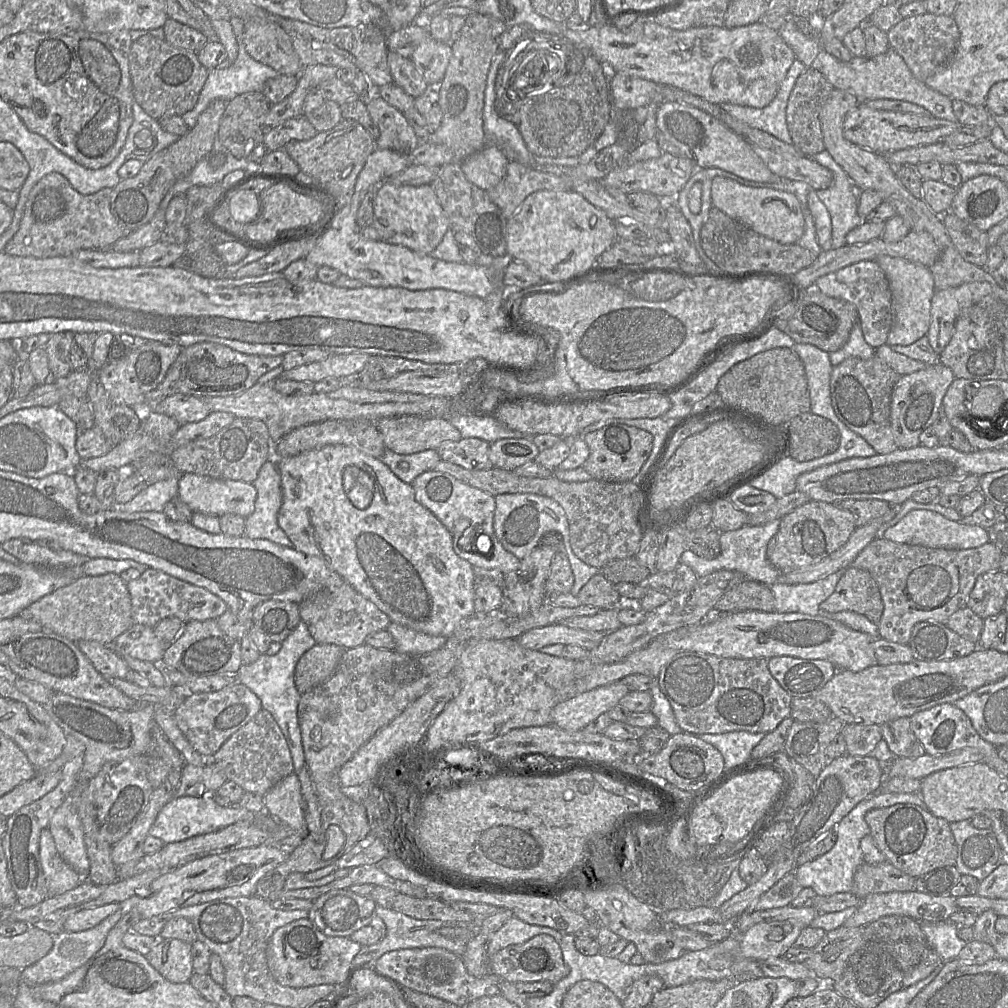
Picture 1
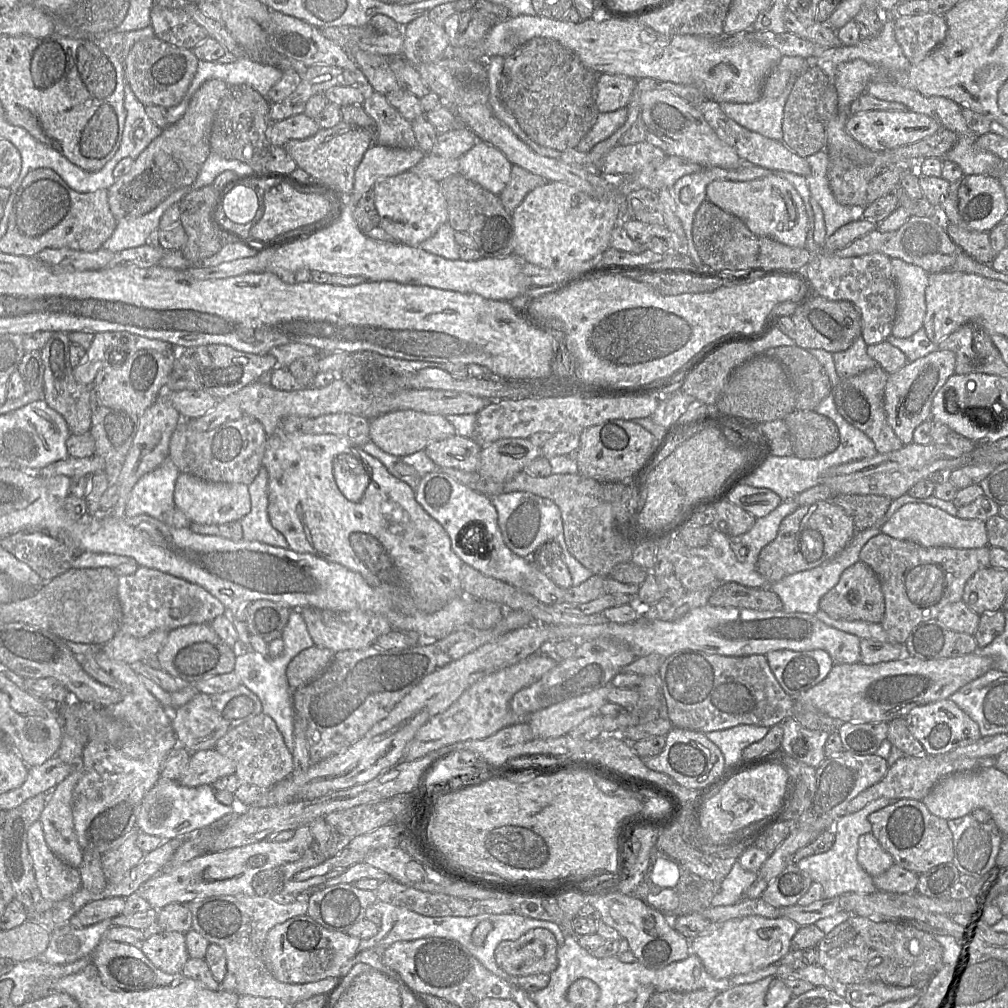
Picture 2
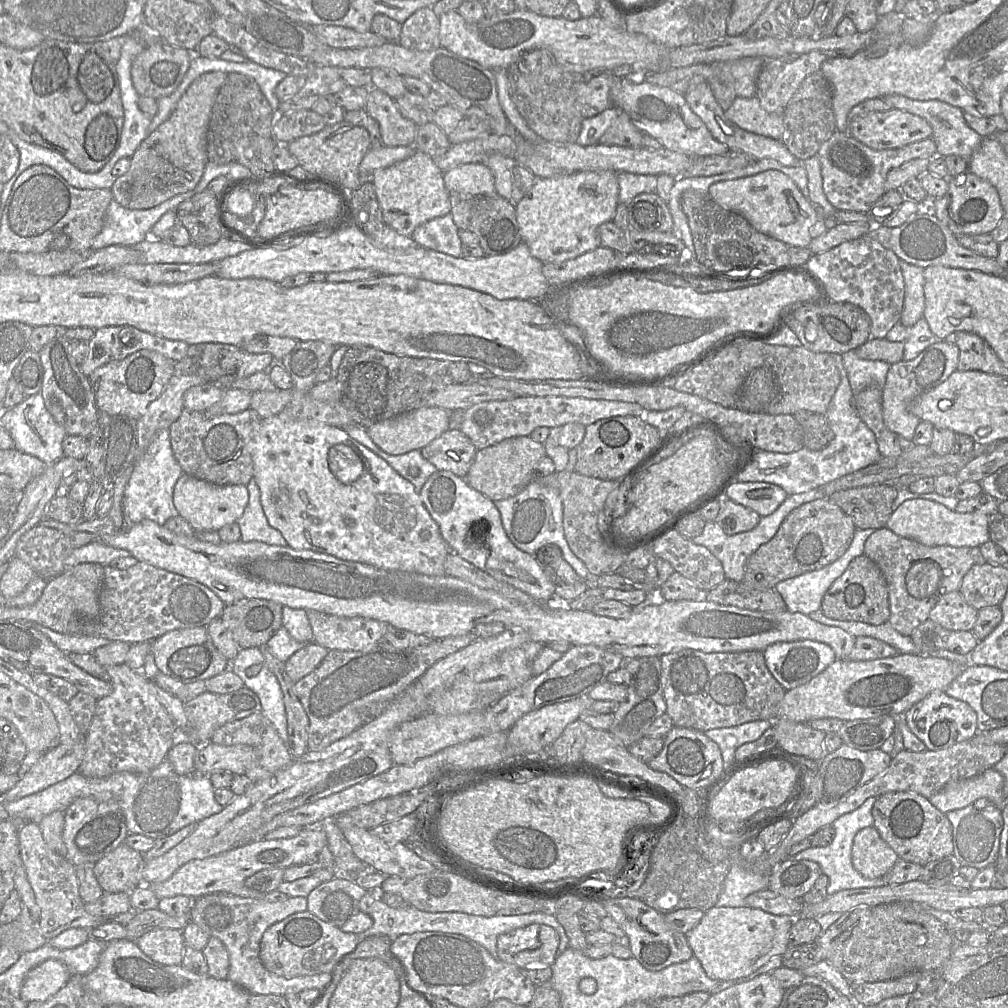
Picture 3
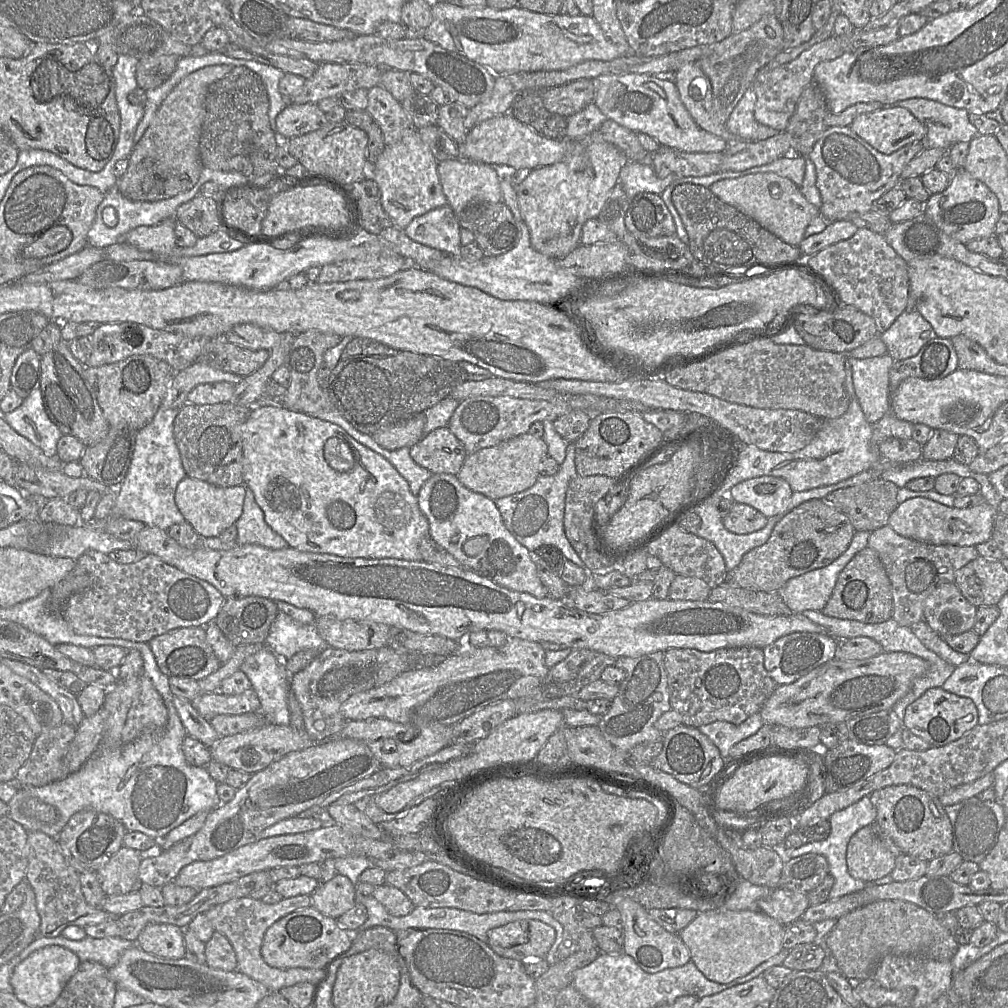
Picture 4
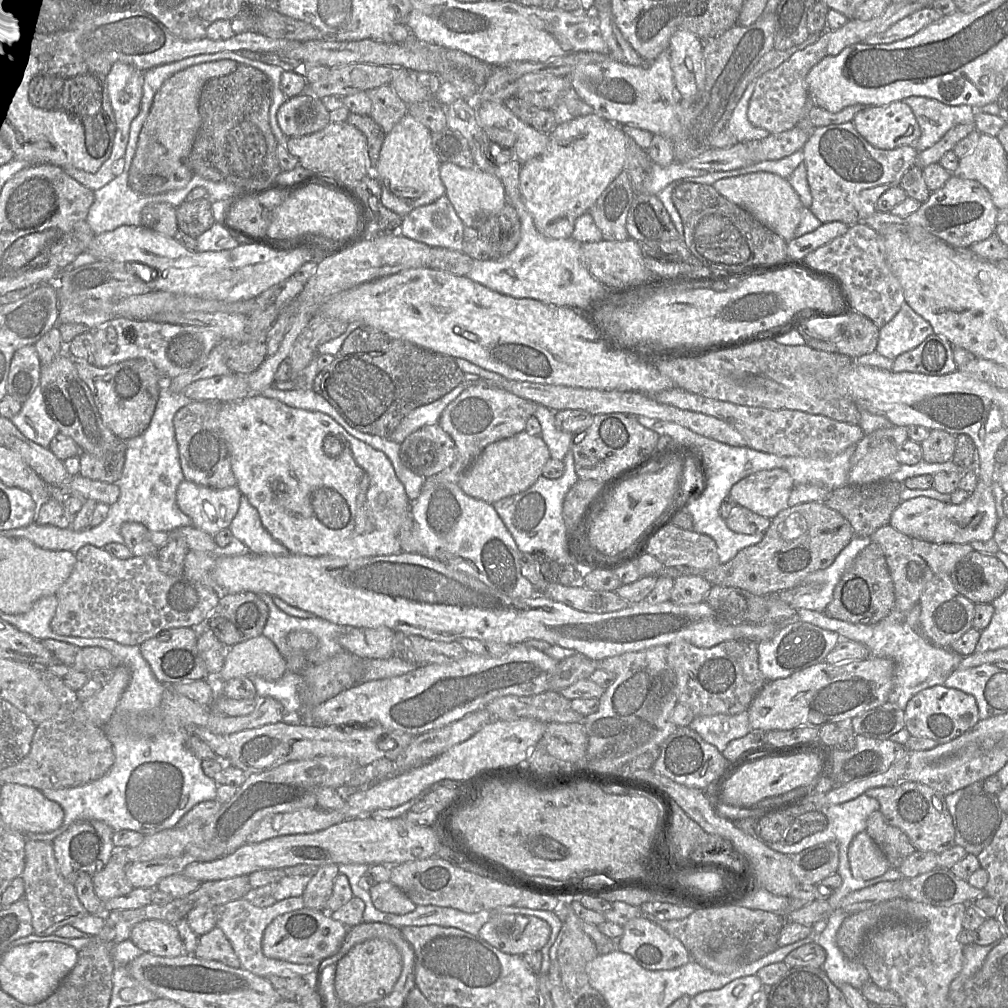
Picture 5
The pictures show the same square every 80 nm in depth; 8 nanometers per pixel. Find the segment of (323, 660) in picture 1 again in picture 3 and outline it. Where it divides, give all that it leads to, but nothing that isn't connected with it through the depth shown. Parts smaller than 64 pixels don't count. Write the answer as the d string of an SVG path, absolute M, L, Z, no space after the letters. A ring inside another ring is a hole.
M315 642L296 651L285 663L285 671L293 683L311 673L328 654L329 650Z

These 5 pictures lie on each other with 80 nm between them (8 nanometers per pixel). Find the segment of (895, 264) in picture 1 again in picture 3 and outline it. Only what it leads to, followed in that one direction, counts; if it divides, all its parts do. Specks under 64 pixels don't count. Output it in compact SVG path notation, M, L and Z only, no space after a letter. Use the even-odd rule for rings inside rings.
M901 259L899 265L905 286L904 306L899 322L909 327L923 317L925 309L924 268L911 265Z

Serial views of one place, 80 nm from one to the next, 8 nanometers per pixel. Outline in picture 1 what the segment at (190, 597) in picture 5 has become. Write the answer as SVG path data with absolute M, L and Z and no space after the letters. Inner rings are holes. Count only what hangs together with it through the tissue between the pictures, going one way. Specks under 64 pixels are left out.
M148 568L140 577L127 583L131 598L131 616L134 624L154 628L166 618L176 617L184 623L217 619L228 610L227 604L205 588Z

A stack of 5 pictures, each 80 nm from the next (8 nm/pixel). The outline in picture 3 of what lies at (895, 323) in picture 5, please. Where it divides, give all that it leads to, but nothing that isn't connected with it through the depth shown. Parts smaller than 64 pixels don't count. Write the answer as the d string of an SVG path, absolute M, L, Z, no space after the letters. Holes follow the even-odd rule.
M923 317L909 327L898 322L887 333L885 339L890 342L901 342L904 344L904 361L915 359L928 346L939 340L931 332L927 321Z

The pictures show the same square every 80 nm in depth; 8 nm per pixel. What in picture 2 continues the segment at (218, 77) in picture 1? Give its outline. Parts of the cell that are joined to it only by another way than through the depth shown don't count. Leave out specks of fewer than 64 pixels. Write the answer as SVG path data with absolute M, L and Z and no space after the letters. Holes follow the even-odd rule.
M241 57L227 64L199 60L197 71L183 100L178 105L167 109L167 122L171 125L184 115L191 98L207 80L220 79L228 86L248 85L268 99L271 87L282 76L281 69L255 62L248 57Z

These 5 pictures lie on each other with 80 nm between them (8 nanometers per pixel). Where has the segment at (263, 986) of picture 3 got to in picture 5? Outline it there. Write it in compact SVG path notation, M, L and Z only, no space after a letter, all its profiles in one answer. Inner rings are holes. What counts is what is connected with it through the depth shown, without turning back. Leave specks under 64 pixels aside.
M302 896L289 897L277 901L269 907L254 906L248 898L240 898L215 907L216 926L228 938L234 952L240 960L240 967L251 973L267 977L276 975L281 977L316 975L318 964L297 964L279 959L268 958L262 951L262 937L266 927L278 916L304 908Z

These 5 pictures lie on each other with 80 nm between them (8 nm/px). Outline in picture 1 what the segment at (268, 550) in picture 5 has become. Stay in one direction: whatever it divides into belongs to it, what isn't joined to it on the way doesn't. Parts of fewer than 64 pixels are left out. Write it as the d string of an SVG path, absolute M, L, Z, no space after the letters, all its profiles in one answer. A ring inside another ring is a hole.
M276 458L267 460L262 465L252 484L256 488L257 497L254 512L245 519L245 536L292 547L291 540L277 522L282 504L282 488Z

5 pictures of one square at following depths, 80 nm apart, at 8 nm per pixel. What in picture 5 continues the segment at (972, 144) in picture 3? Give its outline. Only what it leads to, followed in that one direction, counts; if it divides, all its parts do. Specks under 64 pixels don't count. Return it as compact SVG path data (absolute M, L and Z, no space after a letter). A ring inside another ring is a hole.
M910 96L903 101L912 109L920 126L921 134L914 145L919 152L932 147L953 126L974 123L974 113L977 111L970 105L950 106L923 96Z

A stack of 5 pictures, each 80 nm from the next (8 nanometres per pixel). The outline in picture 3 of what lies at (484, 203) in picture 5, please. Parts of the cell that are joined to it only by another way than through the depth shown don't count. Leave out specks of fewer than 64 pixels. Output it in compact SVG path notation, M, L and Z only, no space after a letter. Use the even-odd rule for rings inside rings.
M469 163L443 172L444 185L448 192L466 196L497 196L494 176L482 163Z

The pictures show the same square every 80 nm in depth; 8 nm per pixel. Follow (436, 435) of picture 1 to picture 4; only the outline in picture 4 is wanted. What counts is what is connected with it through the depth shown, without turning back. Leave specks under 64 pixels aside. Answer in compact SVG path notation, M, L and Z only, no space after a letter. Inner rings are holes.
M422 412L371 436L380 446L388 450L411 447L423 438L425 421L426 417Z

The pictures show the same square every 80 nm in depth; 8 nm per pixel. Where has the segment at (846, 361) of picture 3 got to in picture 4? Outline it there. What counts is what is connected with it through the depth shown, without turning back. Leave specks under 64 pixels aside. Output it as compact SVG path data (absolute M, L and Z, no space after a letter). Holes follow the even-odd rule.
M888 354L865 359L846 355L856 398L866 421L873 425L891 411L889 373L895 360Z

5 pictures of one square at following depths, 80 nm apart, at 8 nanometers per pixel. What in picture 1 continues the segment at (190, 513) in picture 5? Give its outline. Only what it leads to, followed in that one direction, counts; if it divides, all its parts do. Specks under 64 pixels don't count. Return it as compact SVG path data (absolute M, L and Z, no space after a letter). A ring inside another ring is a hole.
M188 473L180 476L178 481L178 497L189 506L193 513L199 512L217 517L225 514L235 514L247 518L254 512L257 491L252 483L216 479Z

